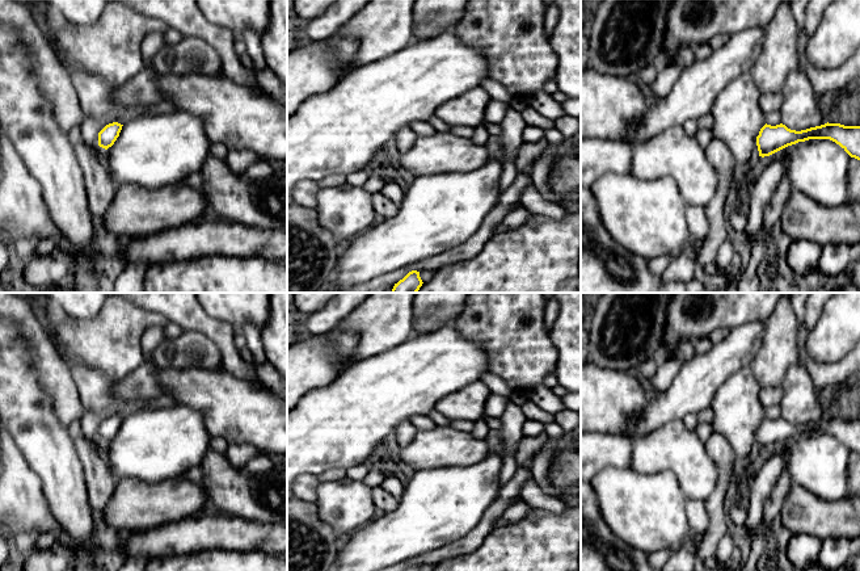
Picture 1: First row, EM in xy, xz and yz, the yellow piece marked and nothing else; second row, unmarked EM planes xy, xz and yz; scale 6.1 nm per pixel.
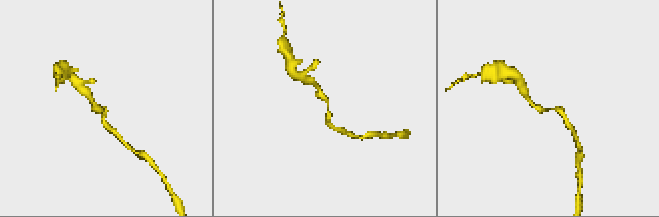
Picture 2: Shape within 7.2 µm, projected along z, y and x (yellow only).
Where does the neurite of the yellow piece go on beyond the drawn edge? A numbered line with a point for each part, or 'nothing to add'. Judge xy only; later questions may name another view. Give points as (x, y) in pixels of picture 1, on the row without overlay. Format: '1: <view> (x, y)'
nothing to add

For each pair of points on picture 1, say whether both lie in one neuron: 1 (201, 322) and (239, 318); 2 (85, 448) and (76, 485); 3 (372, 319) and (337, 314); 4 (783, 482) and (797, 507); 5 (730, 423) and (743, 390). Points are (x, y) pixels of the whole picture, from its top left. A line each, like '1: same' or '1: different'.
1: different
2: different
3: different
4: different
5: same

